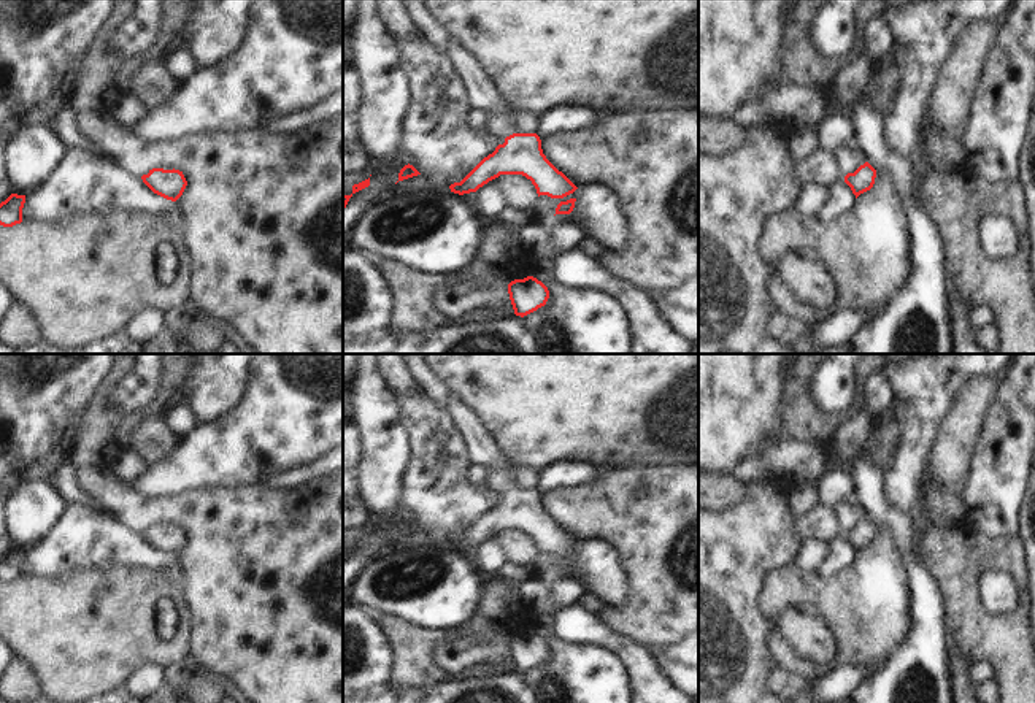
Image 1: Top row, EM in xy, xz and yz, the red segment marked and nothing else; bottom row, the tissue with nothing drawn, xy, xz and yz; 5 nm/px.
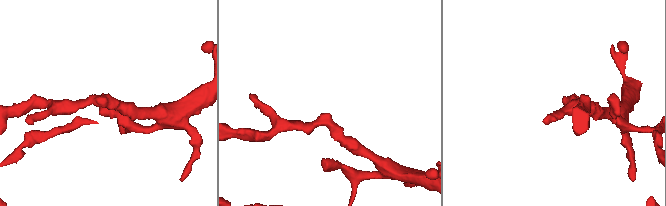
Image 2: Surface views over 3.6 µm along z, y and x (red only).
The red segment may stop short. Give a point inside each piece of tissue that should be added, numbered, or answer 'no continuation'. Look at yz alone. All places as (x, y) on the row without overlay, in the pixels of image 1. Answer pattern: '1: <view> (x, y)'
1: yz (823, 522)

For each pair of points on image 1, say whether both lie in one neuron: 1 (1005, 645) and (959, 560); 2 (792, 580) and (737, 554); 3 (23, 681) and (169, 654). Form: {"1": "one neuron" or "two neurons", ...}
{"1": "one neuron", "2": "two neurons", "3": "two neurons"}

